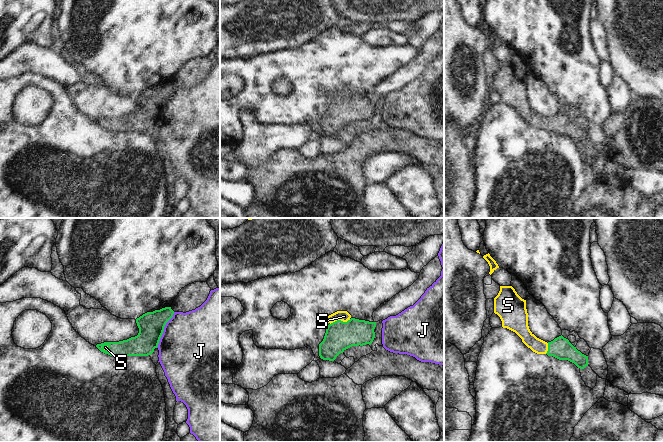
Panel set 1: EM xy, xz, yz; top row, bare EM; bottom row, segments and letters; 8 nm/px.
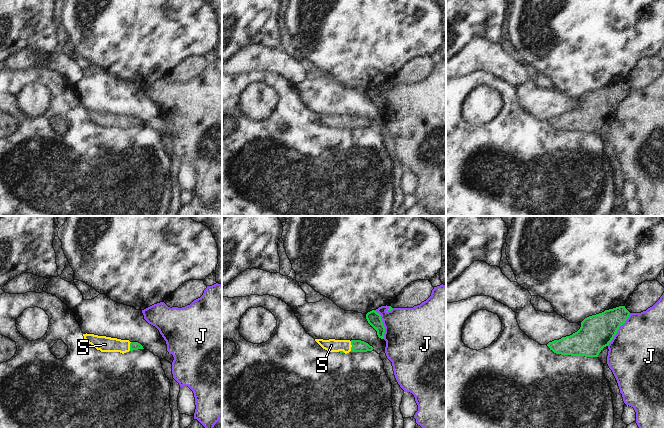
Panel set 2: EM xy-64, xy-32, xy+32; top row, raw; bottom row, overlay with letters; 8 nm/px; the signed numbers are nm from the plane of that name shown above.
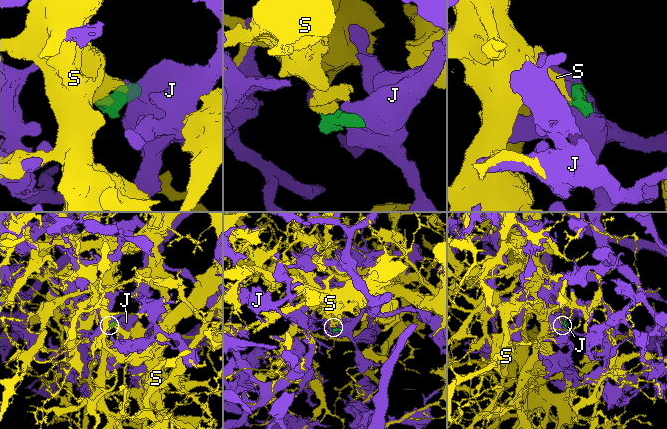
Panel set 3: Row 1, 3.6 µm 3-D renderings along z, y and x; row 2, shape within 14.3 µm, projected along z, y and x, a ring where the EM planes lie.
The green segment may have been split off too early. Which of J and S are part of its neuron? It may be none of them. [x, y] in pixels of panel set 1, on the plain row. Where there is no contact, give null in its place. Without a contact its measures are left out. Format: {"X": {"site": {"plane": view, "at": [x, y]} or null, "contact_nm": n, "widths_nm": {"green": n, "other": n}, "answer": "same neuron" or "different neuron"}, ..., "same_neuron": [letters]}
{"J": {"site": {"plane": "xy", "at": [163, 106]}, "contact_nm": 320, "widths_nm": {"green": 220, "other": 500}, "answer": "different neuron"}, "S": {"site": {"plane": "xz", "at": [340, 96]}, "contact_nm": 170, "widths_nm": {"green": 240, "other": 90}, "answer": "same neuron"}, "same_neuron": ["S"]}

